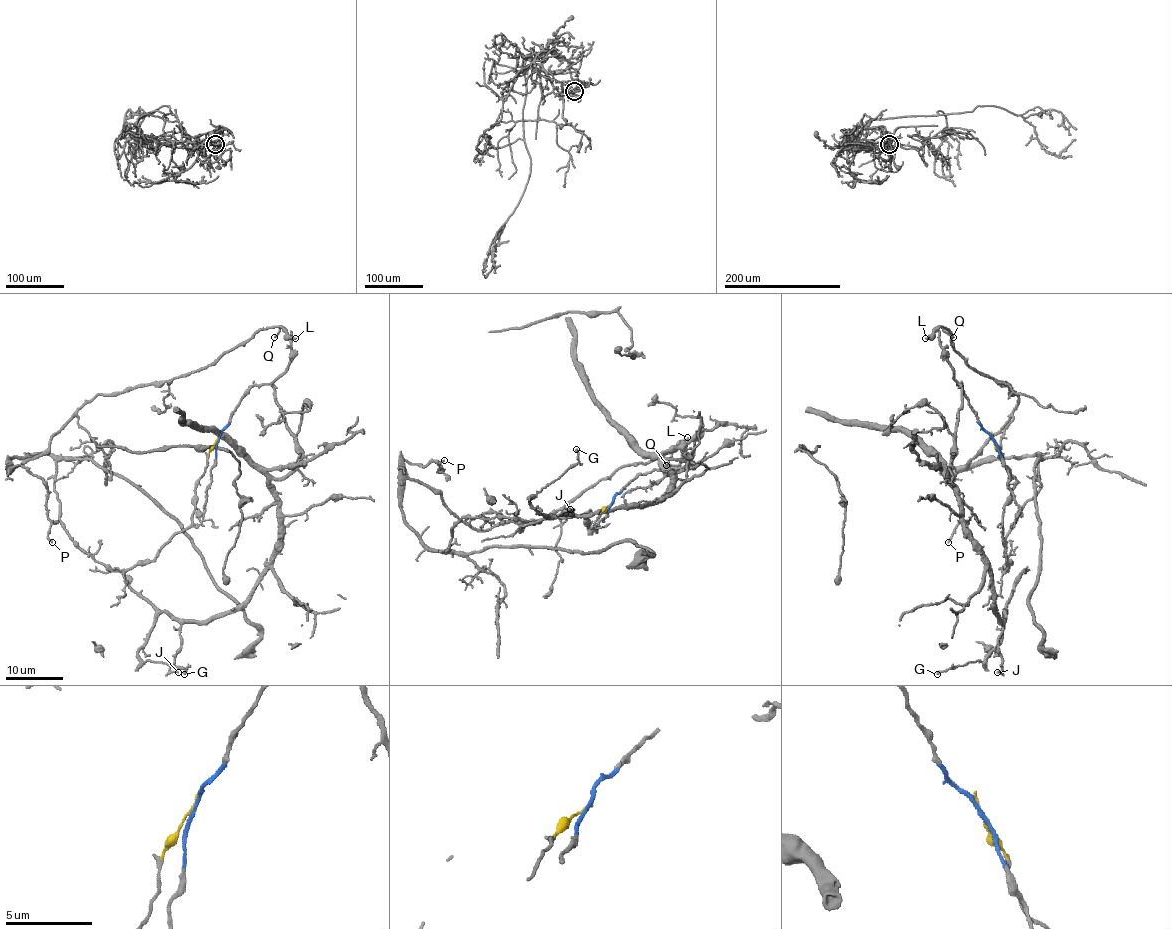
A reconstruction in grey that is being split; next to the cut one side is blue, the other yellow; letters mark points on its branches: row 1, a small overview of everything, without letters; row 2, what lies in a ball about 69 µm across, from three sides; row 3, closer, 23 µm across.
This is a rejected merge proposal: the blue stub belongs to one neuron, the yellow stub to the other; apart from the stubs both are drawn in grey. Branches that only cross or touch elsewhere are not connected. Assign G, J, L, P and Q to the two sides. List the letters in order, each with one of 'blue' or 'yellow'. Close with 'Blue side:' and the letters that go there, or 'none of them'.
G: blue
J: blue
L: yellow
P: yellow
Q: yellow
Blue side: G, J

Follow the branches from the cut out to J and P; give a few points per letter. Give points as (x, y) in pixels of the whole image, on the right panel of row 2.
J: (991, 438), (958, 384), (961, 409), (948, 481), (960, 520), (988, 569), (994, 608), (1003, 621), (997, 672)
P: (991, 438), (1016, 480), (1009, 566), (1038, 454), (948, 467), (948, 542)

